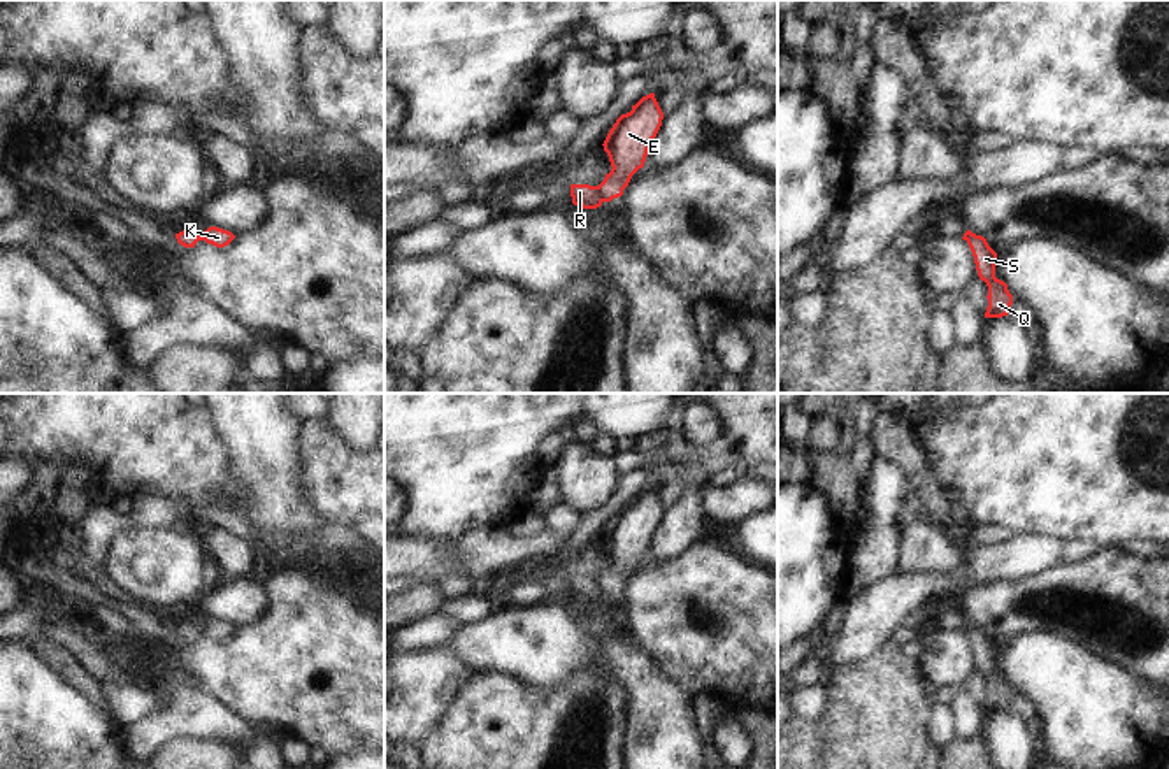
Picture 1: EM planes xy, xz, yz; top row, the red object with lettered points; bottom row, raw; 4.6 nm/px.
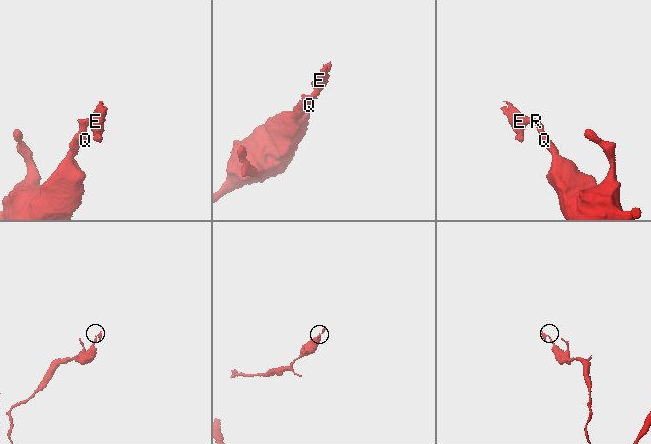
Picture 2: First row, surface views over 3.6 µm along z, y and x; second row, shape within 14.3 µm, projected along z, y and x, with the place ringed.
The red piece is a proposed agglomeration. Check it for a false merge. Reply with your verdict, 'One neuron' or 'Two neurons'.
Two neurons

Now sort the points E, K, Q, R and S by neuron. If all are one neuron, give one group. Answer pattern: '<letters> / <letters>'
E K / Q R S

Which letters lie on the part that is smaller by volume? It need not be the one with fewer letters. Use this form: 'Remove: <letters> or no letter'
Remove: E, K

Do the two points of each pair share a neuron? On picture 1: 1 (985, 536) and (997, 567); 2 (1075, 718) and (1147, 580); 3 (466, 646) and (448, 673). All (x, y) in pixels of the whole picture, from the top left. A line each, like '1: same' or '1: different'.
1: different
2: different
3: different

